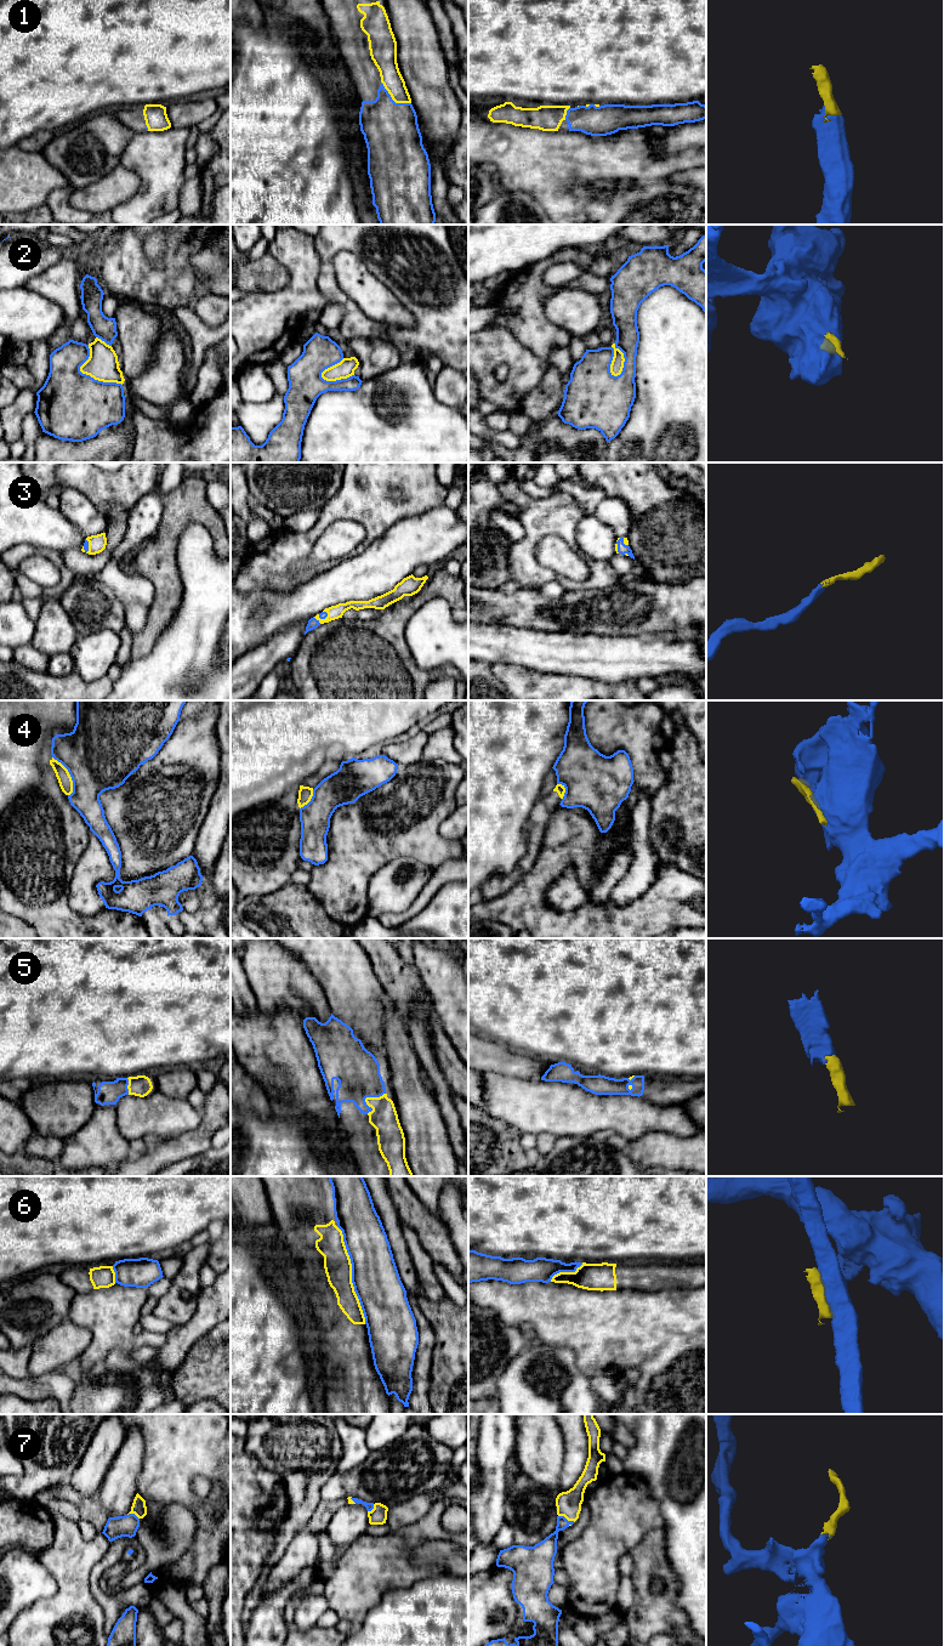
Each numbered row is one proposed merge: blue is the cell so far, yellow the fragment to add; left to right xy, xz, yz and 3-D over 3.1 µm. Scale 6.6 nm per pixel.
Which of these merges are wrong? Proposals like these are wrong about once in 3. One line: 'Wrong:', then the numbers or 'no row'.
Wrong: 2, 4, 6

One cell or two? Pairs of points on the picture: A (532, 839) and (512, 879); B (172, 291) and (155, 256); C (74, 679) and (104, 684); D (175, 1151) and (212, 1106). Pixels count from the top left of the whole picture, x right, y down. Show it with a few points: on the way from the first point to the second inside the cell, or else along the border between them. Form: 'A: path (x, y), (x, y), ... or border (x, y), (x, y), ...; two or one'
A: path (532, 849), (529, 858), (521, 869); one
B: border (169, 237), (163, 260), (158, 265), (151, 265); two
C: path (81, 686), (97, 687); one
D: path (188, 1144), (212, 1119); one

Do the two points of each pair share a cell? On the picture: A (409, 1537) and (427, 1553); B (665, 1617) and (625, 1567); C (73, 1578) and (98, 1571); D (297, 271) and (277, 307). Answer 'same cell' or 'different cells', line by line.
A: different cells
B: different cells
C: different cells
D: same cell

